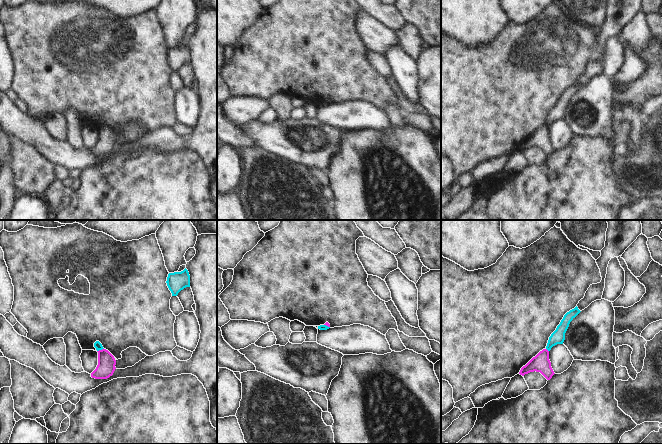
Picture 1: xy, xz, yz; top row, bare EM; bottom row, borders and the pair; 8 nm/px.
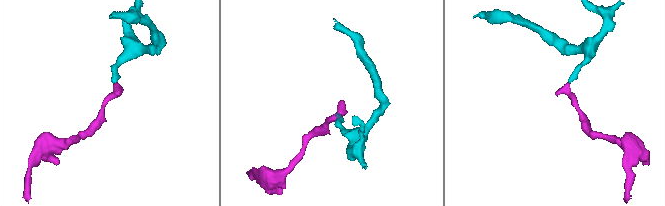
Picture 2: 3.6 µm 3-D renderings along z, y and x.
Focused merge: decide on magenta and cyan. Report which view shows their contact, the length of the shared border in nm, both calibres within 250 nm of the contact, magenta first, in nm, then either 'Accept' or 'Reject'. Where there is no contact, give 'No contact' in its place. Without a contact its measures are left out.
Touches magenta in xy. Shared border 60 nm. Thickness 140 nm (magenta) against 60 nm. Reject

